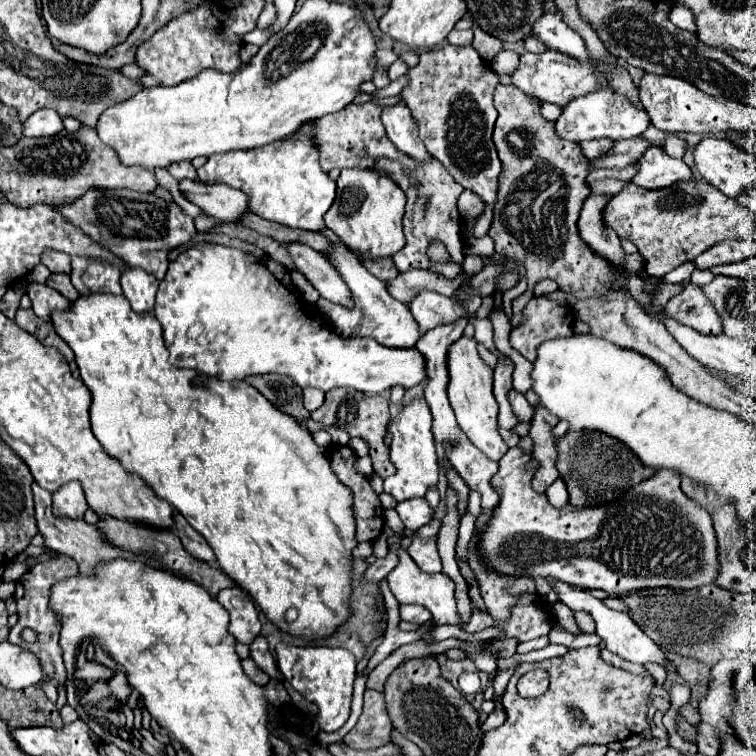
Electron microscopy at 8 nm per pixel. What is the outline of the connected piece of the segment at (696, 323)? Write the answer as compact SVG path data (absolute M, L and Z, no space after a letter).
M687 284L677 296L673 296L665 304L667 312L675 316L675 320L683 320L683 324L707 332L707 334L721 334L723 326L715 312L715 306L707 300L701 286Z

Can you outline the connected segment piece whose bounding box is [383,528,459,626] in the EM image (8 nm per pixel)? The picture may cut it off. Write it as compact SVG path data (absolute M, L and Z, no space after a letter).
M385 528L383 530L383 536L387 540L387 548L389 552L397 552L399 556L399 564L389 572L387 576L387 582L389 582L389 590L393 592L393 596L397 598L399 604L421 604L425 606L435 622L441 626L441 624L459 624L459 616L457 616L457 606L455 606L455 596L453 596L453 580L445 574L427 574L427 572L421 572L415 562L411 560L411 556L401 548L401 536L395 534L391 528Z

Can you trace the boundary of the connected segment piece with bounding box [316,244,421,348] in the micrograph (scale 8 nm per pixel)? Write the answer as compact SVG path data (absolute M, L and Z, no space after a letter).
M331 244L331 248L327 250L325 256L335 266L335 270L339 272L343 282L349 286L353 302L355 302L353 308L347 309L322 297L318 299L316 306L327 322L331 324L331 328L335 332L339 332L341 336L349 336L349 338L355 338L355 336L375 338L383 346L393 346L393 348L415 346L421 332L419 332L419 328L415 328L415 320L413 320L409 308L387 294L387 284L377 280L373 274L369 274L367 268L359 262L359 258L351 250L347 250L343 244Z

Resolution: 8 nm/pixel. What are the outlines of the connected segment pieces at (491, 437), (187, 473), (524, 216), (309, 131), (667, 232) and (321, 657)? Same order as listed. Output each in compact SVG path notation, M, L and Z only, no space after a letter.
M463 336L449 346L447 372L449 372L447 398L451 402L459 428L483 454L487 454L491 460L499 460L509 450L509 446L503 442L503 438L497 430L497 408L499 406L493 396L493 370L477 354L475 338Z
M91 294L91 296L79 296L67 310L55 310L51 314L51 322L57 334L69 344L69 348L75 352L75 362L81 372L83 384L91 390L93 402L91 402L91 428L97 440L103 444L105 452L115 456L125 470L139 474L159 498L167 500L173 508L177 508L179 514L185 516L185 520L207 540L207 544L213 548L215 558L223 572L235 580L243 590L247 590L255 602L263 608L267 616L271 616L271 622L275 622L277 628L305 636L305 638L321 638L329 636L339 624L345 622L349 616L349 592L351 592L351 550L357 546L355 540L355 520L351 510L351 492L345 488L335 474L331 472L331 466L327 464L325 448L317 446L311 440L311 434L307 428L299 426L297 420L291 420L291 416L279 412L275 406L269 404L269 400L259 394L251 384L245 380L217 380L207 374L195 372L195 370L179 370L173 364L167 362L167 348L163 344L163 332L161 324L157 322L153 312L133 312L131 304L125 296L111 296L111 294Z
M499 84L495 88L495 108L499 116L493 142L503 162L503 172L499 176L499 194L489 236L495 242L497 254L519 260L525 266L525 304L533 298L533 288L543 278L555 280L561 290L575 294L579 300L599 296L603 288L613 288L615 268L599 260L599 256L579 240L575 228L579 208L589 196L589 188L585 186L589 164L579 144L559 138L555 122L545 120L539 112L539 104L515 86Z
M315 120L305 122L291 136L271 142L251 152L225 152L209 156L207 164L197 170L207 184L227 184L249 198L249 210L257 216L291 228L321 230L323 216L335 200L335 182L319 168L319 150L313 142Z
M683 180L661 190L643 190L627 184L605 204L603 224L615 230L617 236L631 240L645 260L645 272L661 278L723 240L749 238L755 230L755 216L711 184L703 180Z
M279 644L277 666L289 684L303 694L307 700L313 700L319 706L319 728L323 732L339 730L349 718L353 680L355 680L355 656L347 648L329 648L329 646L295 646Z

